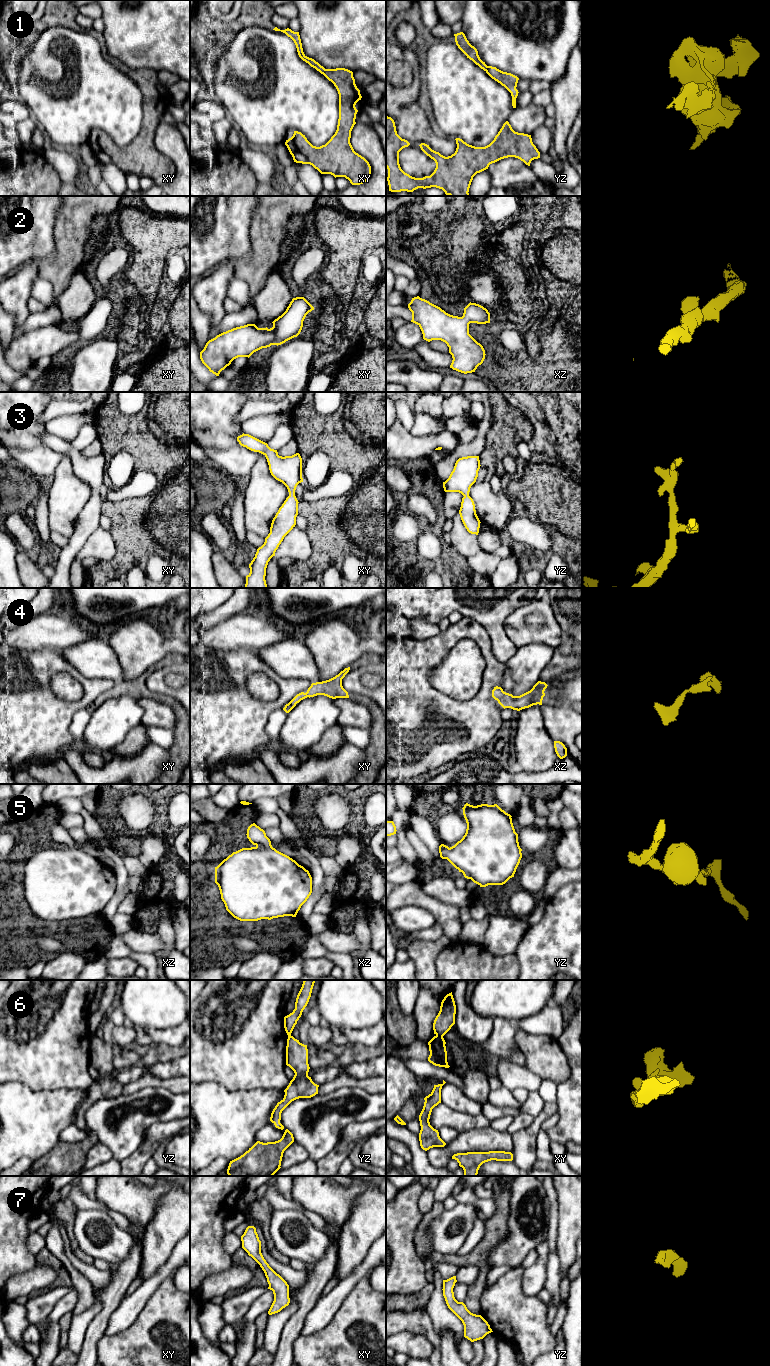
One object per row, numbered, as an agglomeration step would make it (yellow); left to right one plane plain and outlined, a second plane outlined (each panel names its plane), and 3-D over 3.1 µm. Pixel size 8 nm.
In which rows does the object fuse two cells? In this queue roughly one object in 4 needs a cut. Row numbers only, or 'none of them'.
6

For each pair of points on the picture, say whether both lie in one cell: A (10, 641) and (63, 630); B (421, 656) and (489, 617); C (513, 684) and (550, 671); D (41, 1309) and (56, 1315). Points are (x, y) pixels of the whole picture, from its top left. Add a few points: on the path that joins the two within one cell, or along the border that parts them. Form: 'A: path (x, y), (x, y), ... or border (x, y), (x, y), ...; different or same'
A: path (23, 637), (43, 631), (50, 631); same
B: border (463, 616), (479, 623), (491, 643); different
C: border (553, 654), (538, 680); different
D: border (64, 1294), (50, 1312), (48, 1321); different

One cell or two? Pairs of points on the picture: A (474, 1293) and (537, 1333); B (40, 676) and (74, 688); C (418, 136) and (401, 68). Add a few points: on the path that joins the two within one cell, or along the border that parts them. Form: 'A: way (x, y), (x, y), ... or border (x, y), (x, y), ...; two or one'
A: border (484, 1288), (480, 1298), (480, 1314); two
B: border (63, 670), (51, 677), (51, 690), (64, 700); two
C: border (405, 61), (411, 68), (412, 81), (396, 87); two

